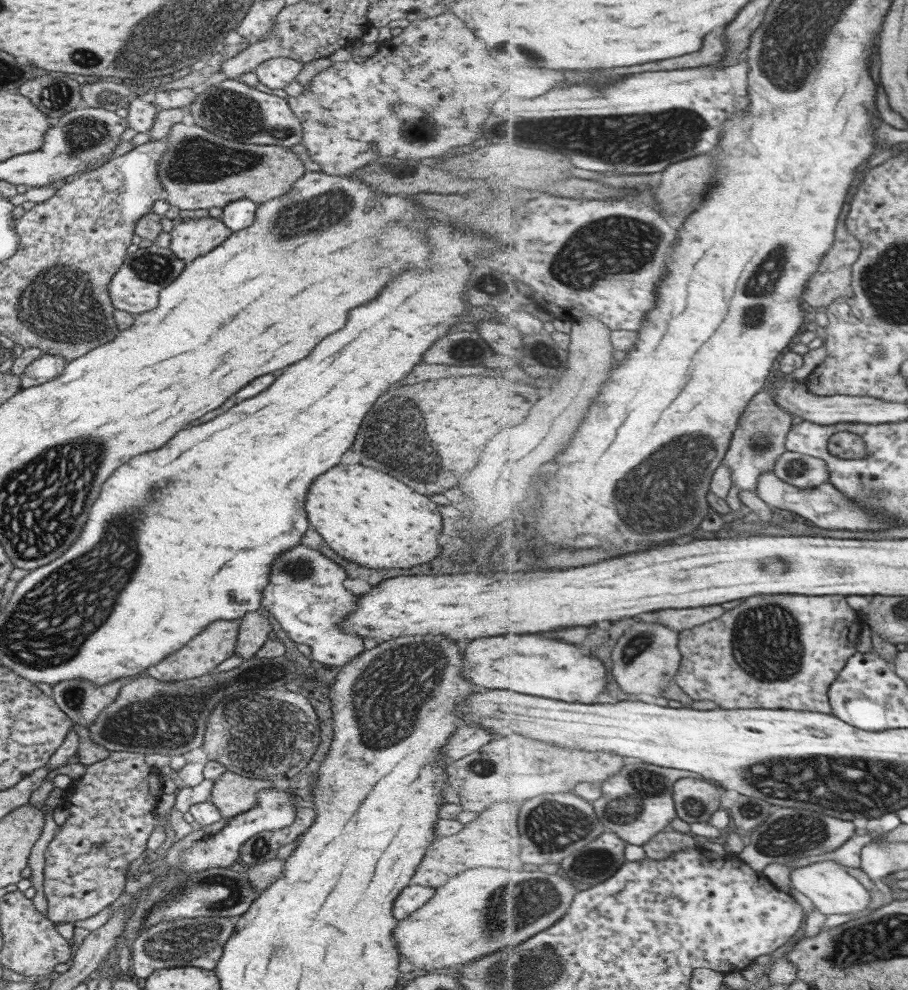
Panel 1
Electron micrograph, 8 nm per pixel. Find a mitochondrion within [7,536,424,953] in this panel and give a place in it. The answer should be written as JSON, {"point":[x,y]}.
{"point":[166,719]}

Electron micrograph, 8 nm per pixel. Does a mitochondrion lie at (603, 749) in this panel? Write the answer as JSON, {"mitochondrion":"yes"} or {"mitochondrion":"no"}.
{"mitochondrion":"no"}

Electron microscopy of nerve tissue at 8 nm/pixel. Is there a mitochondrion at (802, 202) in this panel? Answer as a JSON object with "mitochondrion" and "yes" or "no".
{"mitochondrion":"no"}

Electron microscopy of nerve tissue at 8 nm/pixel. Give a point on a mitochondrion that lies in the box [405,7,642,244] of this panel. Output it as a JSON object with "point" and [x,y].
{"point":[530,54]}

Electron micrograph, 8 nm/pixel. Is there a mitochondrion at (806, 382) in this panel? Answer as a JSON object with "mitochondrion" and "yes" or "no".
{"mitochondrion":"no"}

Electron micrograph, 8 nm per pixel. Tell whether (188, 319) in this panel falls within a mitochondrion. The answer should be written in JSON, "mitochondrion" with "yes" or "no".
{"mitochondrion":"no"}

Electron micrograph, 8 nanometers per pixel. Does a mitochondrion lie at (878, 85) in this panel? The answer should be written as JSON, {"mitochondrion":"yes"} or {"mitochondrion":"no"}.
{"mitochondrion":"no"}

